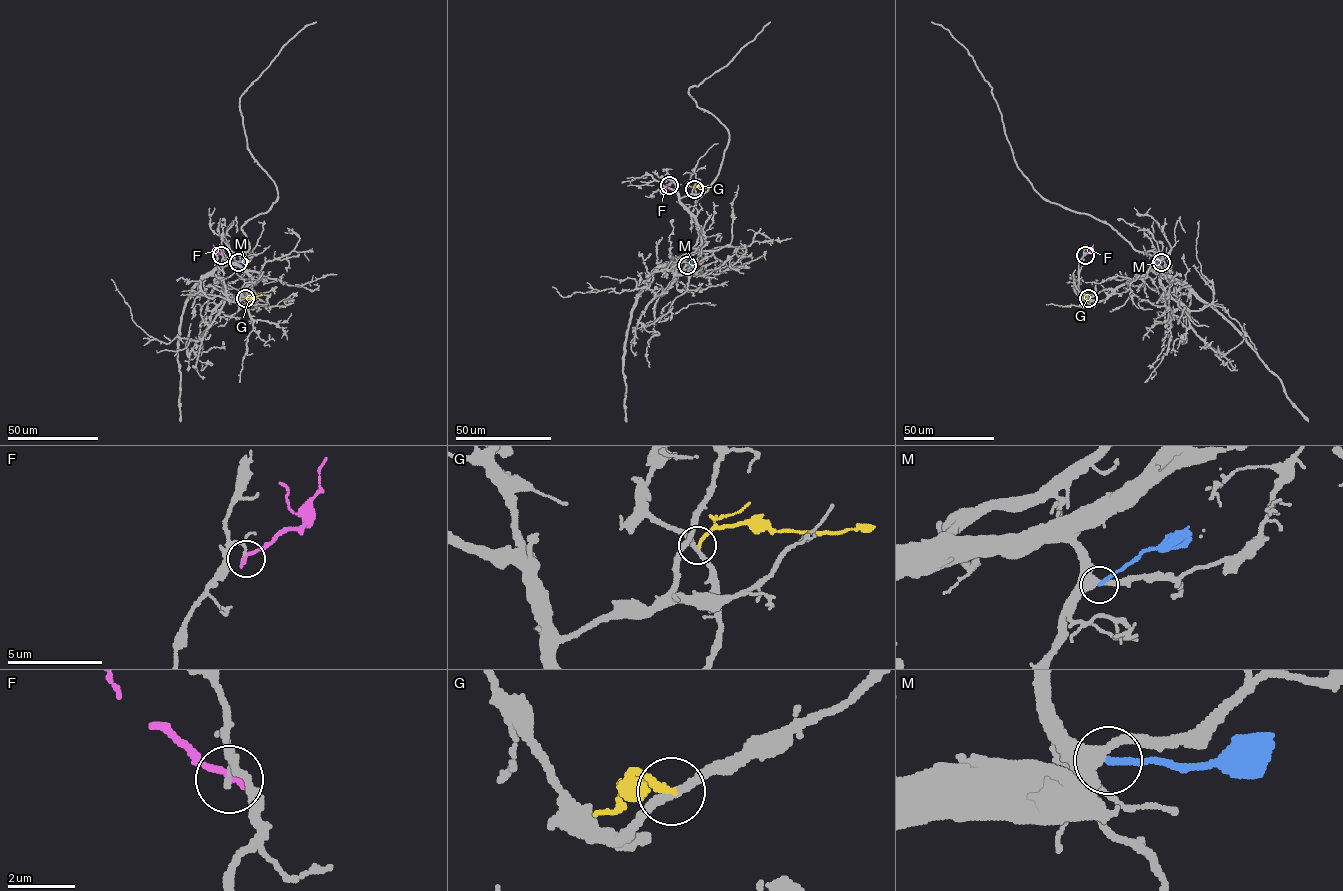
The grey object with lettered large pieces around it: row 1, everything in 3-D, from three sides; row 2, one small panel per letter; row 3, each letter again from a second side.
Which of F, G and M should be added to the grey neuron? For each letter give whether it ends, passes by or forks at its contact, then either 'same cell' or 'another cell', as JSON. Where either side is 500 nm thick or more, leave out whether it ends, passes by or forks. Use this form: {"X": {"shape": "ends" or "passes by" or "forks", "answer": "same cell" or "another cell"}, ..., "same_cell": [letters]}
{"F": {"shape": "ends", "answer": "another cell"}, "G": {"shape": "ends", "answer": "same cell"}, "M": {"shape": "ends", "answer": "another cell"}, "same_cell": ["G"]}

